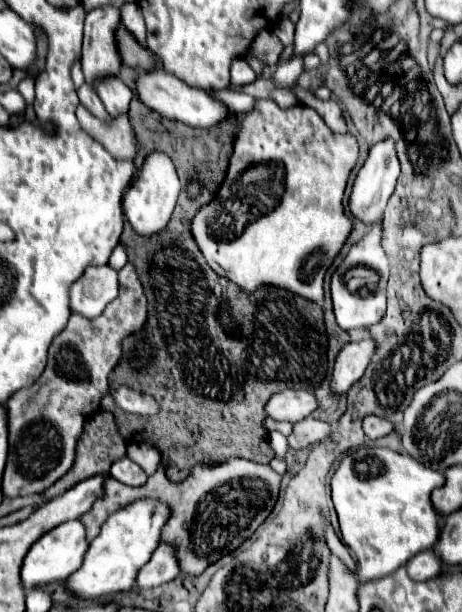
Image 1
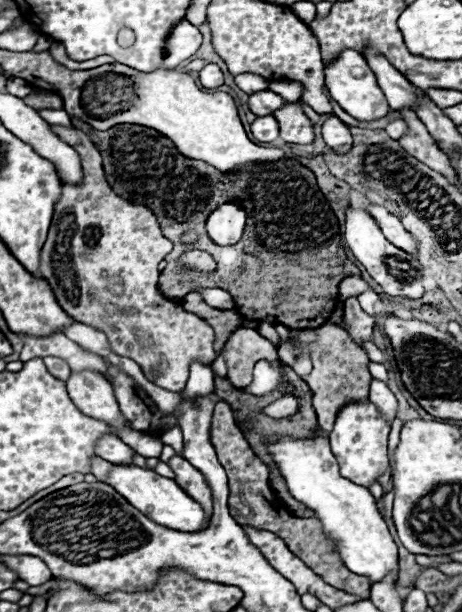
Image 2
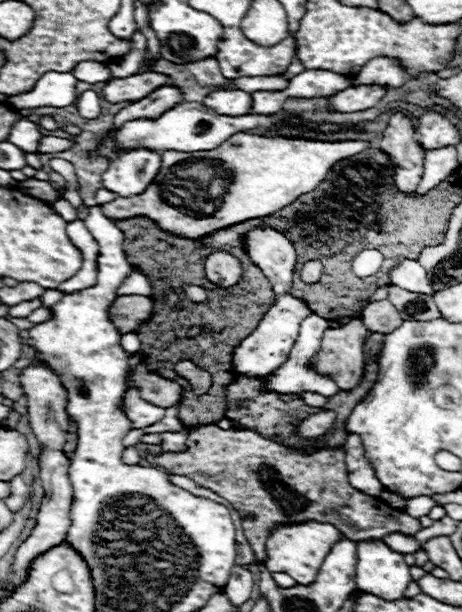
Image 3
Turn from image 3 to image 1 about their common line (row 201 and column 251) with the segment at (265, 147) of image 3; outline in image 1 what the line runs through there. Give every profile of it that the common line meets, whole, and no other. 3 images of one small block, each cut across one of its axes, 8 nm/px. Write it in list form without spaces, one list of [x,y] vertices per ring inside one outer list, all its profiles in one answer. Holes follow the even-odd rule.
[[[256,100],[254,112],[246,116],[234,142],[230,166],[216,198],[200,206],[192,220],[192,234],[206,262],[216,274],[234,282],[242,292],[256,292],[264,284],[288,288],[316,304],[324,302],[324,274],[346,236],[352,220],[346,218],[342,198],[350,170],[358,160],[358,142],[350,134],[338,134],[328,128],[322,116],[304,104],[280,108],[272,100]],[[262,164],[262,176],[246,176],[246,170]]]

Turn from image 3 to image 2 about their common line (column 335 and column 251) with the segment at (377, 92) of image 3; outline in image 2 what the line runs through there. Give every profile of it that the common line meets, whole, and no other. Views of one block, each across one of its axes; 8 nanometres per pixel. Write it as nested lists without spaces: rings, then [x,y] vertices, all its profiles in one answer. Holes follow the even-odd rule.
[[[264,90],[264,92],[250,94],[248,106],[250,106],[250,110],[256,116],[266,116],[266,114],[274,114],[276,110],[280,110],[282,106],[286,106],[286,100],[280,94],[276,94],[276,92]]]

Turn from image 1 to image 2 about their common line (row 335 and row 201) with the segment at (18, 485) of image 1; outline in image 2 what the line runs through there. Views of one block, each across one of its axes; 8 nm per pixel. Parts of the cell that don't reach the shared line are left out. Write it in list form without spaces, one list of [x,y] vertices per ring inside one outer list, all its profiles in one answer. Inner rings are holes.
[[[52,126],[52,130],[66,144],[72,144],[72,148],[76,148],[76,152],[80,154],[84,168],[84,184],[80,184],[80,188],[72,188],[68,184],[62,186],[62,196],[56,202],[50,232],[40,252],[38,272],[48,280],[56,300],[74,320],[94,326],[96,330],[102,330],[108,336],[112,352],[132,358],[142,368],[144,376],[152,380],[156,386],[166,388],[170,392],[182,392],[188,380],[190,364],[198,360],[210,366],[216,360],[216,352],[212,350],[212,328],[204,324],[204,320],[200,320],[198,316],[184,312],[184,308],[180,308],[178,302],[168,300],[158,290],[158,276],[166,267],[164,258],[172,252],[172,242],[162,236],[156,216],[148,206],[132,204],[110,188],[110,184],[104,178],[100,152],[82,130],[60,126]]]

